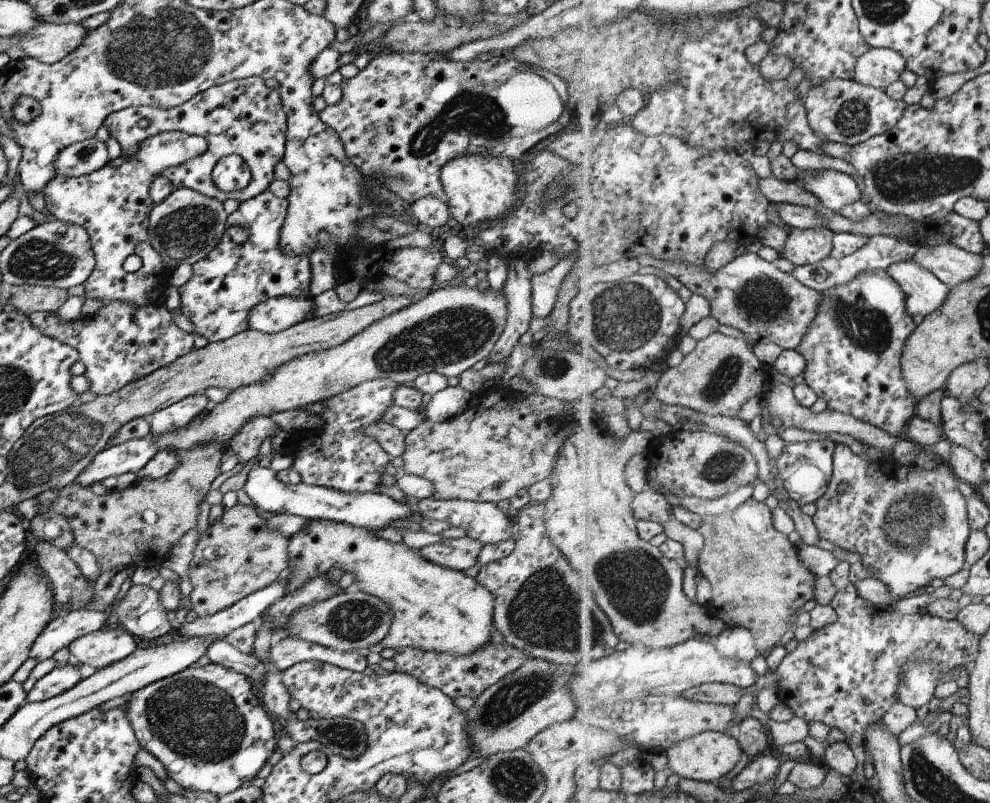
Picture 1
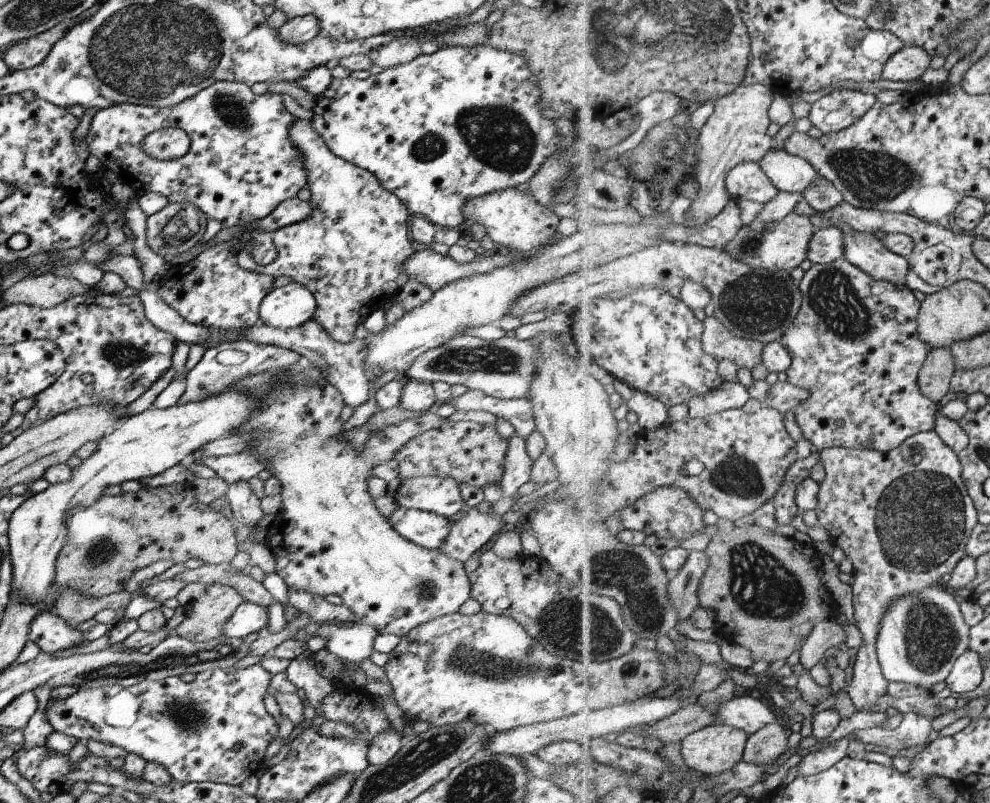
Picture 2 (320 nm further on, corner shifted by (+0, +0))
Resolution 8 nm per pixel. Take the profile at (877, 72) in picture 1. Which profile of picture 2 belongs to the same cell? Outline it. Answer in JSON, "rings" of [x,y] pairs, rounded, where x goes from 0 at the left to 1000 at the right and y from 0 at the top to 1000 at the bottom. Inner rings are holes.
{"rings":[[[913,59],[894,80],[891,98],[901,102],[928,101],[940,82],[940,71],[932,60]]]}

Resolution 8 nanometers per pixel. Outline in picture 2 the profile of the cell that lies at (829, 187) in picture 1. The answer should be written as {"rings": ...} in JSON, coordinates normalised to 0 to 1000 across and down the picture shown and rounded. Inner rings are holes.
{"rings":[[[781,187],[767,203],[784,234],[791,239],[811,240],[827,222],[828,215],[809,194],[795,187]]]}

